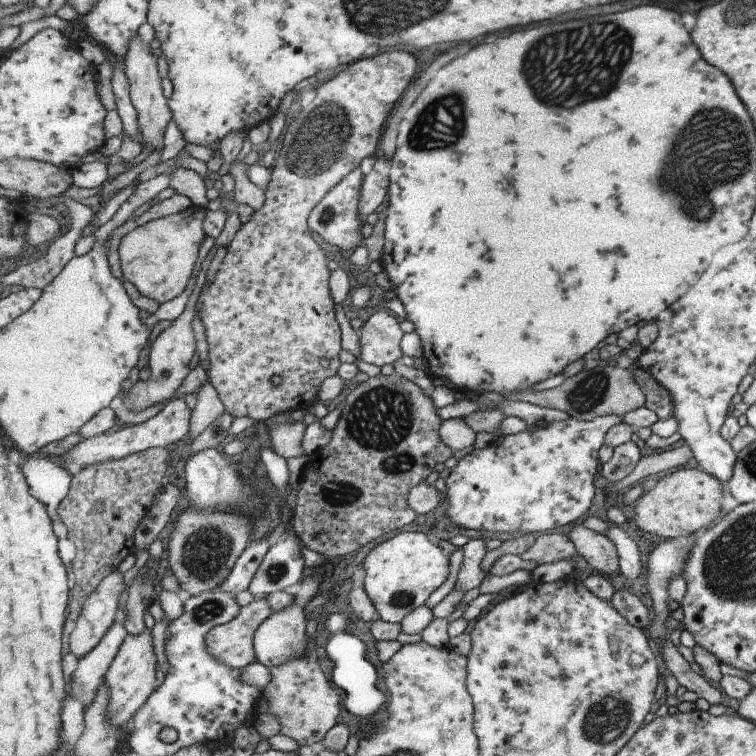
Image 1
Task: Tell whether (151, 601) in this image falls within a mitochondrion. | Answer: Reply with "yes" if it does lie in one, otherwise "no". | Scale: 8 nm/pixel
no

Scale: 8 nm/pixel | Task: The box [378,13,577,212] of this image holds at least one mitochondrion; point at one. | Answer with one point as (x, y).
(443, 124)

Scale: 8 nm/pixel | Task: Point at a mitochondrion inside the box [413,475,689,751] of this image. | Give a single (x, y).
(606, 721)

